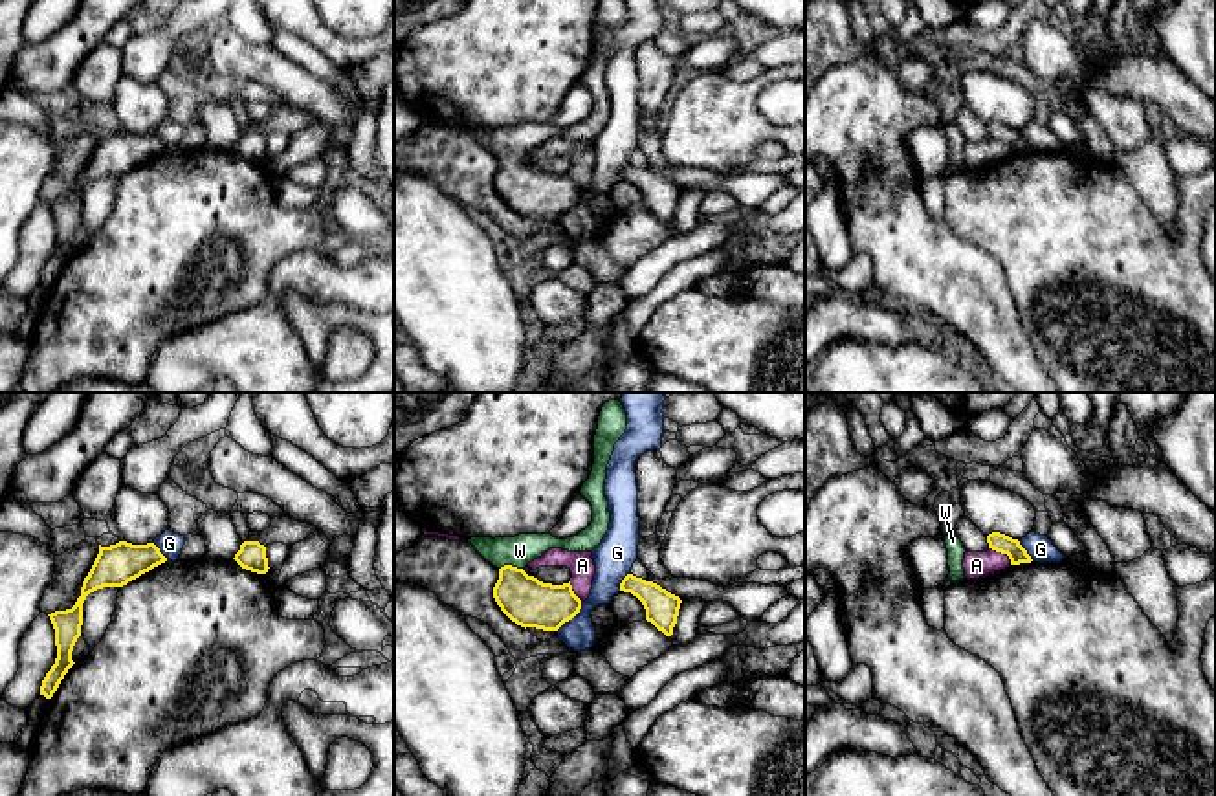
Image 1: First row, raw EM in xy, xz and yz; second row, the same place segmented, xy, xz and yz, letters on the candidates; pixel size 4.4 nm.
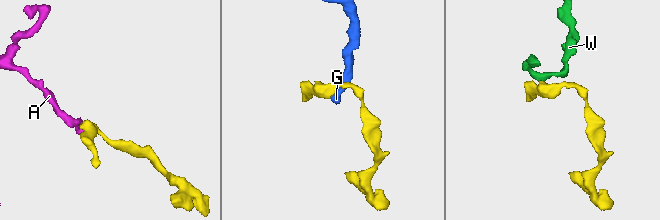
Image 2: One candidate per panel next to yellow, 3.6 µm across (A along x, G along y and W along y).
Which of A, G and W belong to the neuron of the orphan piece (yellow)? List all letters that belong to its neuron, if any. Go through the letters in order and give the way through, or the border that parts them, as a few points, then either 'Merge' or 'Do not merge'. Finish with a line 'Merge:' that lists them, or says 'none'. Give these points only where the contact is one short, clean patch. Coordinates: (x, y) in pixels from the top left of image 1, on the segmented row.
A: Boundary: yz (989, 547), (1004, 552), (1011, 563). Do not merge
G: Boundary: xz (582, 602), (582, 608), (556, 631). Do not merge
W: Path across: xz (525, 600), (514, 589), (510, 565), (519, 551). Merge
Merge: W

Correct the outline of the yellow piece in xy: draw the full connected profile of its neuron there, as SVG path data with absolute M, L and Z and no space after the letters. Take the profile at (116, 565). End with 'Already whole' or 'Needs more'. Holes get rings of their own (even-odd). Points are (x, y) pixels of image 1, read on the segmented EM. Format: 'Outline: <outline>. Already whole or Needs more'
Outline: M119 541L110 547L99 545L99 554L83 581L75 605L48 614L55 629L57 658L42 680L40 695L51 699L68 669L75 664L72 651L81 636L83 603L86 596L103 587L123 587L165 561L167 558L154 543L132 545Z. Already whole

